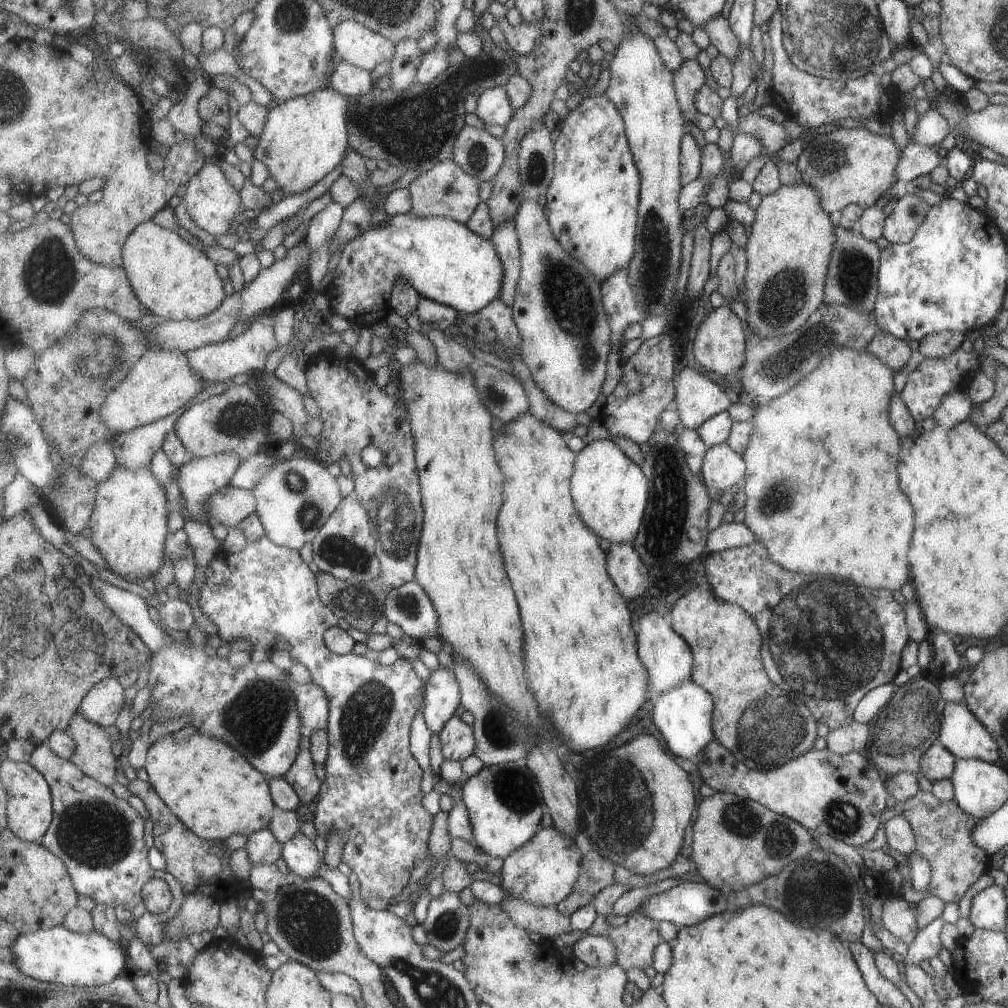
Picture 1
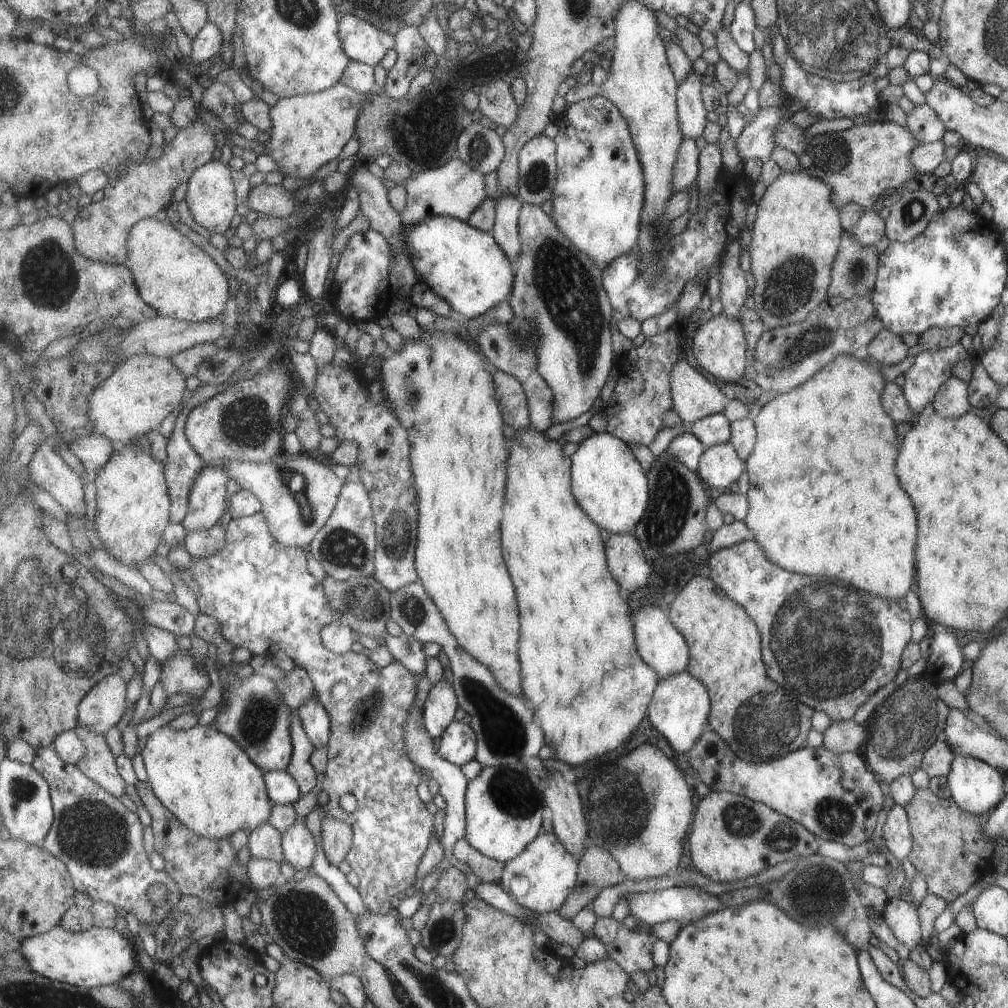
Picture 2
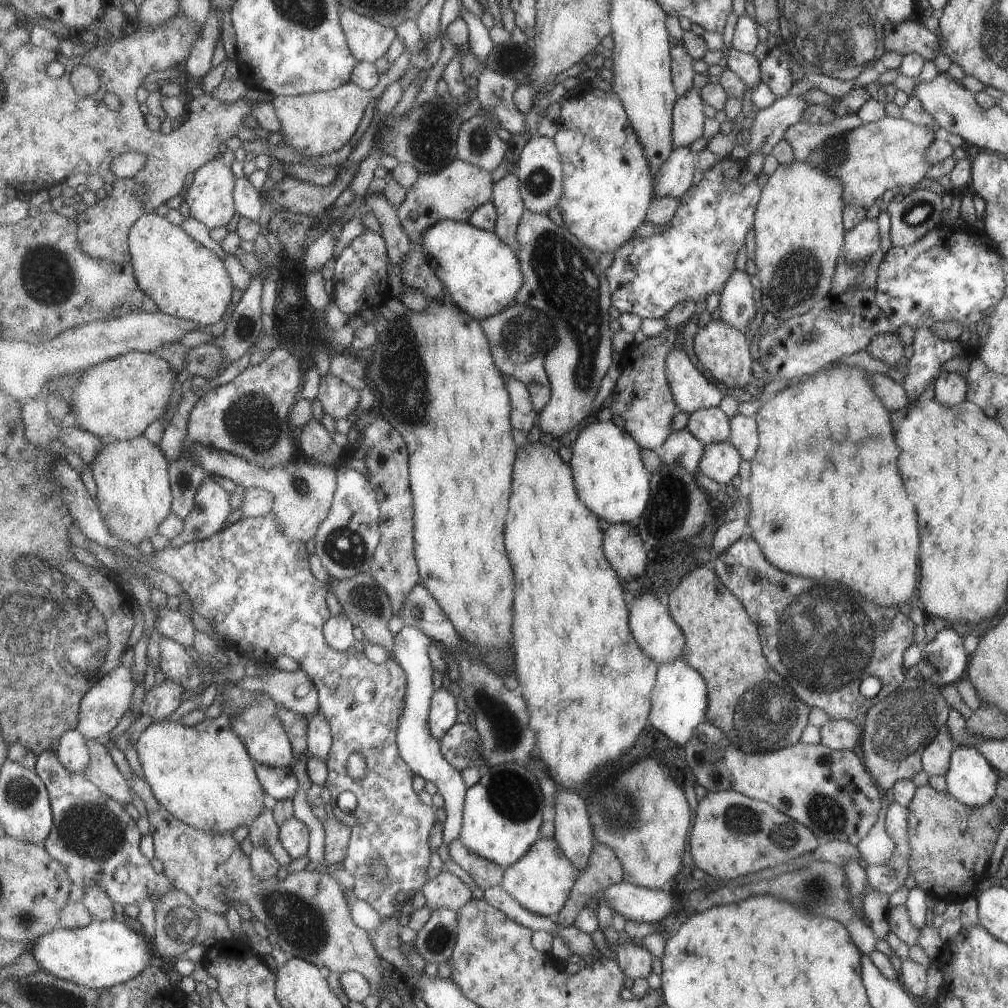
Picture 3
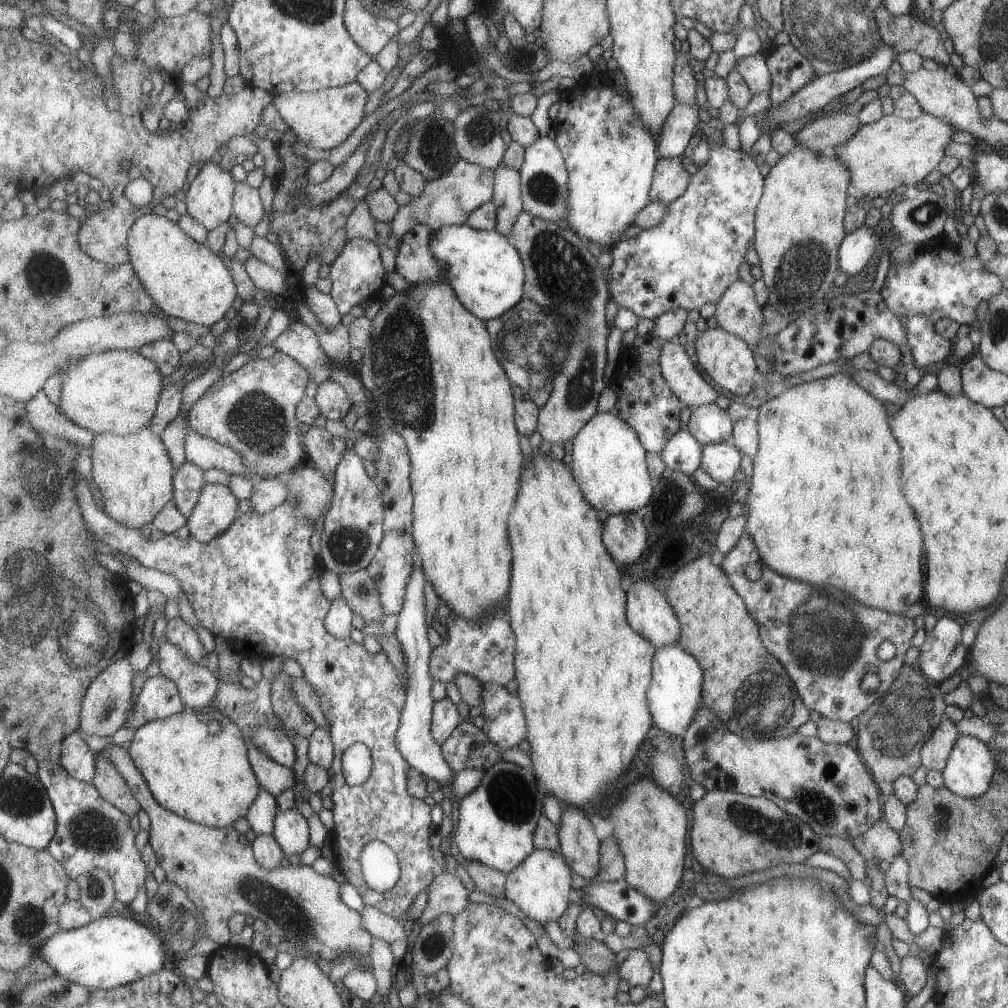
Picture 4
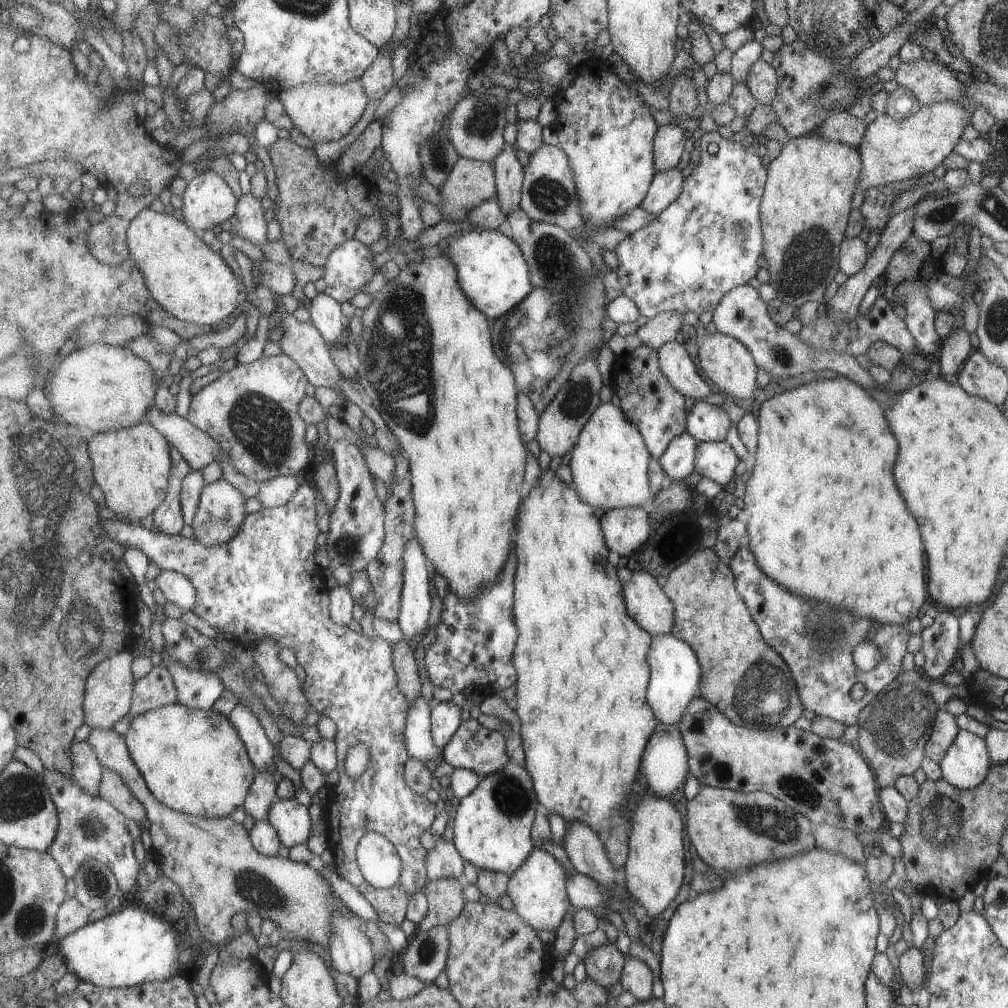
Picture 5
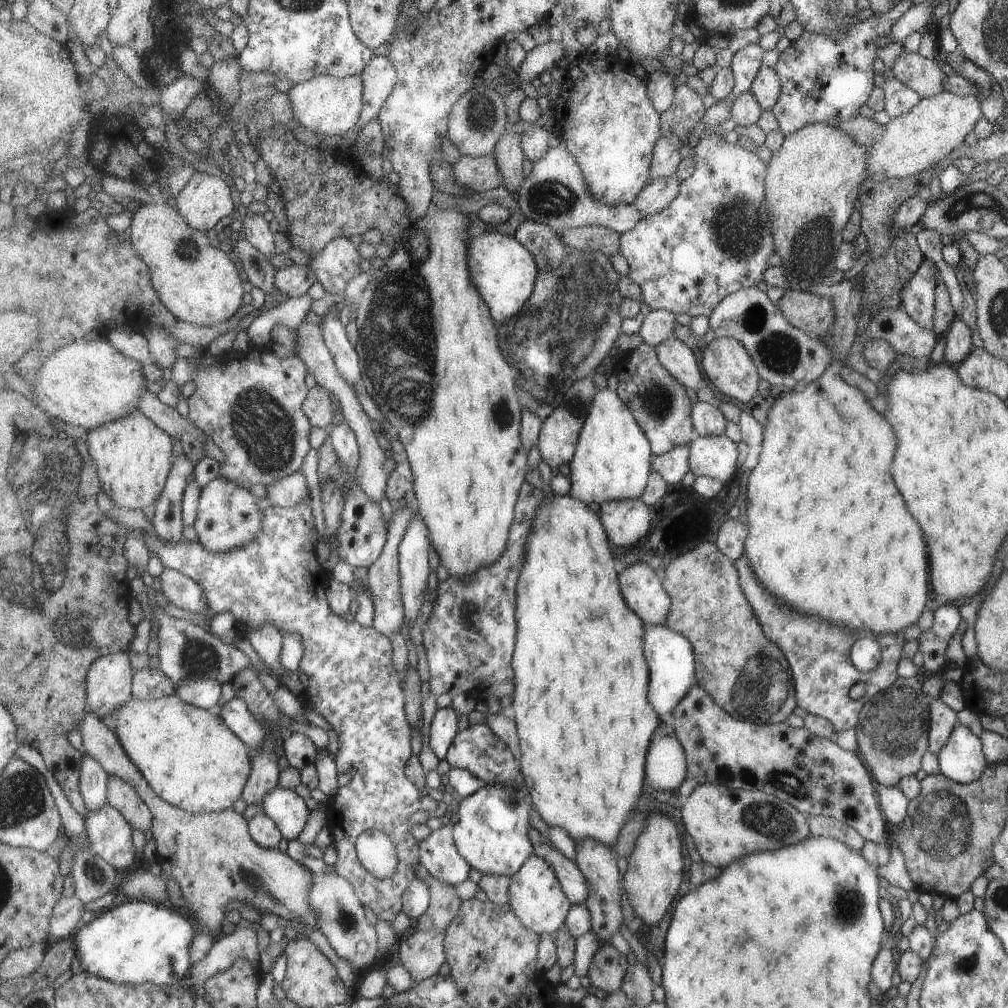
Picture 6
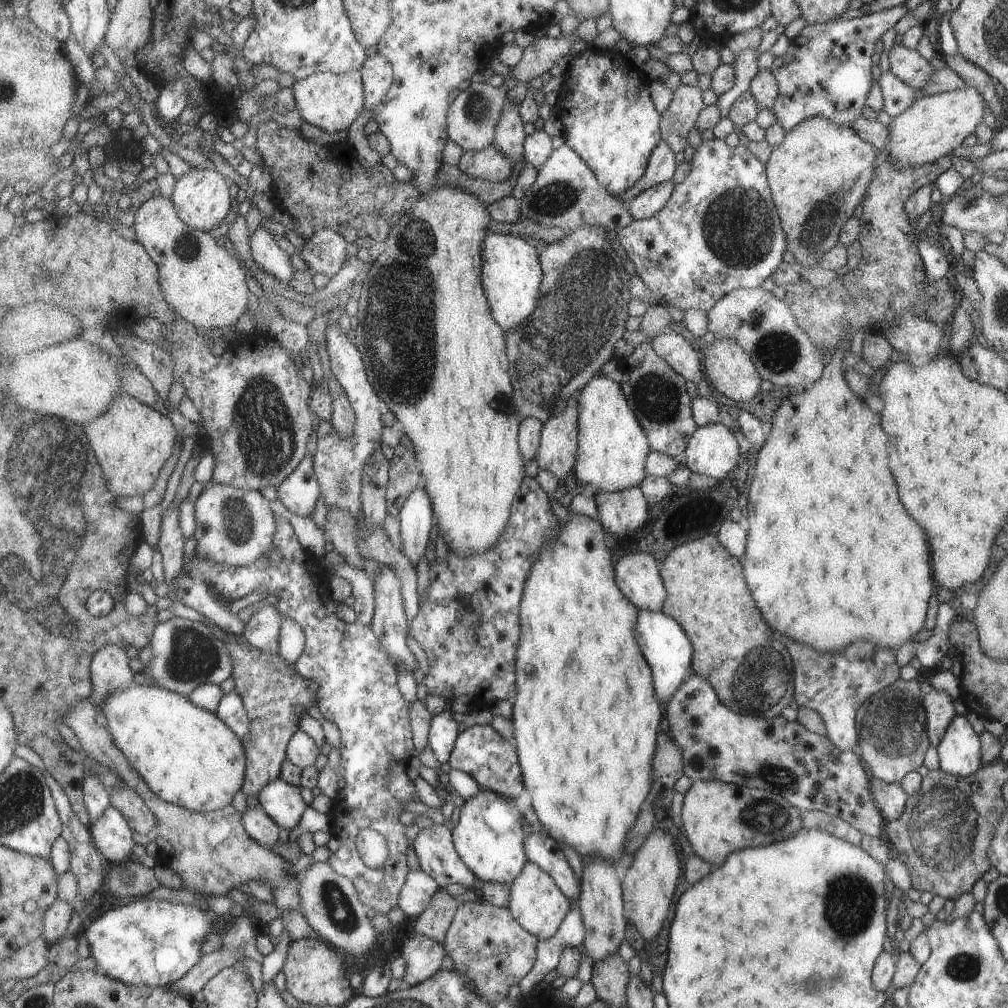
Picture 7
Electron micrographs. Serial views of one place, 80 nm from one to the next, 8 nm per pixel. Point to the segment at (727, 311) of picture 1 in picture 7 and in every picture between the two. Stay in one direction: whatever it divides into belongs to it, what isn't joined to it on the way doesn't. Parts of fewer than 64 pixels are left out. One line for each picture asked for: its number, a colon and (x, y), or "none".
2: (719, 346)
3: (721, 349)
4: (726, 358)
5: (724, 359)
6: (728, 366)
7: (729, 370)

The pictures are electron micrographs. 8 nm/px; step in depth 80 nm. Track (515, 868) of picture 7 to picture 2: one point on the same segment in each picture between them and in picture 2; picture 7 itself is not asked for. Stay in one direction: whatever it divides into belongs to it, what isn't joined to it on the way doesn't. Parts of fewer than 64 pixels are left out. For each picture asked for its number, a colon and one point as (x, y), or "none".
2: (504, 804)
3: (503, 812)
4: (497, 821)
5: (492, 827)
6: (492, 834)

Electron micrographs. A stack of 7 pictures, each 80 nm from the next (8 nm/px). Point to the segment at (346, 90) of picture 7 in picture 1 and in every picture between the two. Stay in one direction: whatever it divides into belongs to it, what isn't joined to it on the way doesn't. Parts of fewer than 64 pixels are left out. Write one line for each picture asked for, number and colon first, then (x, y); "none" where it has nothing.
1: (304, 138)
2: (310, 130)
3: (314, 124)
4: (322, 119)
5: (326, 112)
6: (329, 106)

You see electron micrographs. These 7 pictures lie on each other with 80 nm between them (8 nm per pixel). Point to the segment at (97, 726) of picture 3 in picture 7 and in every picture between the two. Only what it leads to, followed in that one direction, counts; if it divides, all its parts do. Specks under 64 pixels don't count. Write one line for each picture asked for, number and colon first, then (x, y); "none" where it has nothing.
4: (107, 704)
5: (109, 693)
6: (111, 677)
7: (110, 669)

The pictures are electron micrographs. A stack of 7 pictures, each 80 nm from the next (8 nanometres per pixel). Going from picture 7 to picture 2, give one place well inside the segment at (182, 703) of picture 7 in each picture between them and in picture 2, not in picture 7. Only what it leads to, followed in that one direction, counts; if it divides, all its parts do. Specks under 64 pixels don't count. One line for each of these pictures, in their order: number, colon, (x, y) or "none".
2: (207, 779)
3: (204, 774)
4: (197, 765)
5: (194, 760)
6: (190, 757)

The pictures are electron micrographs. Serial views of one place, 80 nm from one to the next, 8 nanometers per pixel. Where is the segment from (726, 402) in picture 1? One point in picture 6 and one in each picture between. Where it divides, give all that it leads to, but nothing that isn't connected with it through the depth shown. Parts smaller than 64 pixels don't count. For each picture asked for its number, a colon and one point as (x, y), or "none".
2: (695, 397)
3: (693, 392)
4: (686, 381)
5: (678, 366)
6: (674, 354)

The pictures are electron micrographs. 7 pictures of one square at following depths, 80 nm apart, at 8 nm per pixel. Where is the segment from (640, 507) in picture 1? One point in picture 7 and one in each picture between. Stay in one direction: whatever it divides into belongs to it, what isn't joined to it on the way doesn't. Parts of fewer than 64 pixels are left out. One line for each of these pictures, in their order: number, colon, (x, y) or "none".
2: (610, 483)
3: (609, 470)
4: (610, 463)
5: (610, 463)
6: (613, 461)
7: (614, 446)

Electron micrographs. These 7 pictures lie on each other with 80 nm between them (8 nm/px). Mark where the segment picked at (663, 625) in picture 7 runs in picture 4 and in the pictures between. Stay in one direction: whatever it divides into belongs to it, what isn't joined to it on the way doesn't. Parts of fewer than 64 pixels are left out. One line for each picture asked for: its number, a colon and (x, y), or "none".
4: (678, 678)
5: (676, 677)
6: (671, 657)

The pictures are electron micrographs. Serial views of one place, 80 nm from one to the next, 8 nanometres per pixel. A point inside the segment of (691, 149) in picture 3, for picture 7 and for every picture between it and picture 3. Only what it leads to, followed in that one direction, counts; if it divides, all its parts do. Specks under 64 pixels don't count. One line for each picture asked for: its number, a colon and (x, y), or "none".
4: (671, 180)
5: (667, 186)
6: (658, 195)
7: (646, 205)

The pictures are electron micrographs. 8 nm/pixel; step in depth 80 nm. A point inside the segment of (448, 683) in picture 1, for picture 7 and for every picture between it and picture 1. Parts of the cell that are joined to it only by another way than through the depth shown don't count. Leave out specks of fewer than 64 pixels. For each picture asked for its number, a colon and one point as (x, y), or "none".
2: (442, 704)
3: (444, 712)
4: (446, 718)
5: (446, 717)
6: (445, 726)
7: (443, 735)

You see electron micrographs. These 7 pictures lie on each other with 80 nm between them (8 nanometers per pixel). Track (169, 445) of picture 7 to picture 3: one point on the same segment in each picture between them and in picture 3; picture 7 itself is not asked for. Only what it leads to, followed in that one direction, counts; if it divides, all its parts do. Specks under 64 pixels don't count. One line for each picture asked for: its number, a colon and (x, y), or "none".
3: (134, 490)
4: (135, 474)
5: (133, 465)
6: (133, 455)

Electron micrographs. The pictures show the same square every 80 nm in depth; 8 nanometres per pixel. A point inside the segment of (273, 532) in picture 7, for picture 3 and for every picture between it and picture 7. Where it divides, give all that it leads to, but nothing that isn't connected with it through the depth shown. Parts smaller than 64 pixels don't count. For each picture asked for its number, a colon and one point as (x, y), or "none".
3: (212, 506)
4: (216, 511)
5: (221, 514)
6: (228, 516)

